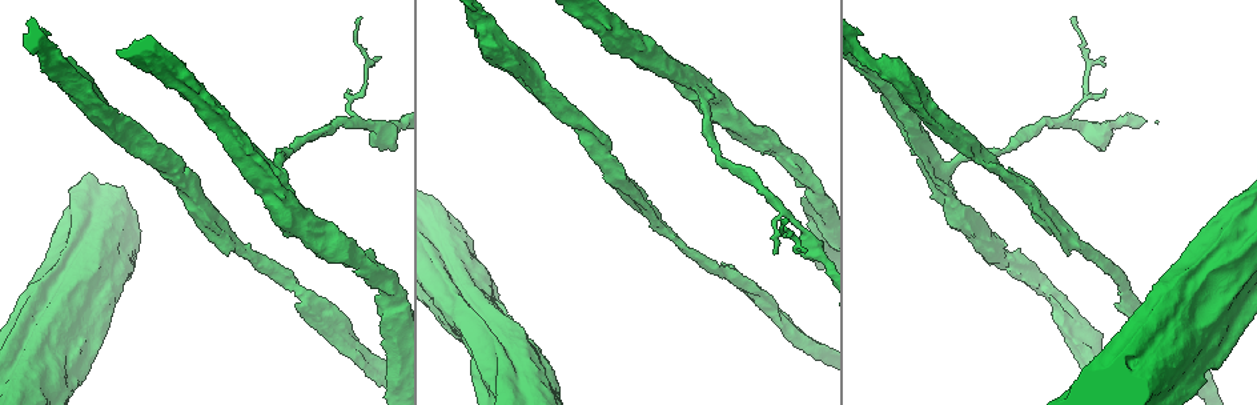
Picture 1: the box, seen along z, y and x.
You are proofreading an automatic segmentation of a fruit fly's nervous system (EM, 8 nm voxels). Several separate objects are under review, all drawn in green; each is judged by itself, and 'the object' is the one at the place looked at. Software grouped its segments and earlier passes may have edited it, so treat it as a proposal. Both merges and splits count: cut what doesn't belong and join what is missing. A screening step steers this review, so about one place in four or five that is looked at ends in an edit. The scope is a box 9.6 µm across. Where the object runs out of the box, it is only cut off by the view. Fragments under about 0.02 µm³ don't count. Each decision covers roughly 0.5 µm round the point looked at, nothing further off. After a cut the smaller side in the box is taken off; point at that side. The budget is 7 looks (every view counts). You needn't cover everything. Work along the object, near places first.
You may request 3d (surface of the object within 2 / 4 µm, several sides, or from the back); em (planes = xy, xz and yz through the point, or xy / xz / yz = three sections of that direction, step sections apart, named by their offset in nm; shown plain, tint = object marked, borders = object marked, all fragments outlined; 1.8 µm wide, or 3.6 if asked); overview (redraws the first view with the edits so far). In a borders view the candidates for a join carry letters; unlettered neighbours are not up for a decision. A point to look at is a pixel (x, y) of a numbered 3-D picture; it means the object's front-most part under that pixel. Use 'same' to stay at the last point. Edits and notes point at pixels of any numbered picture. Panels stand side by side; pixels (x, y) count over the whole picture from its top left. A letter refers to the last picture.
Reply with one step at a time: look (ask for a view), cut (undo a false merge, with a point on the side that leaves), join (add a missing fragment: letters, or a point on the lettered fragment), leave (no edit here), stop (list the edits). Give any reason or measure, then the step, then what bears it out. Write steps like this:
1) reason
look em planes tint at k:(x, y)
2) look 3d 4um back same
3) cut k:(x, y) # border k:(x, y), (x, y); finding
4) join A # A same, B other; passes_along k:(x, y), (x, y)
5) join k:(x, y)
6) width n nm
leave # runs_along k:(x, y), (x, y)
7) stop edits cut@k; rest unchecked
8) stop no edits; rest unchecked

thick end
look 3d 4um at 1:(27, 303)

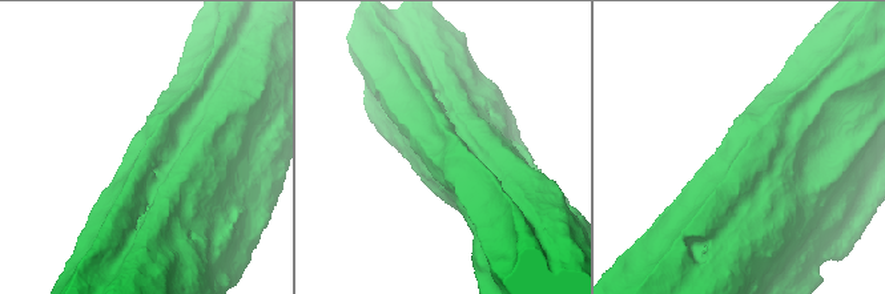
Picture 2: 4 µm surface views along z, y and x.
look em 3.6um xz step 4 tint at 2:(450, 126)

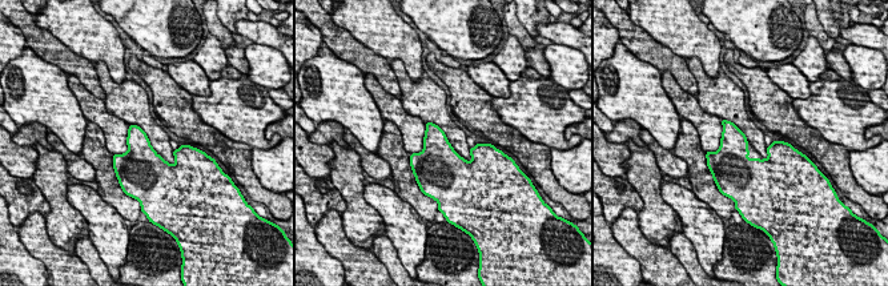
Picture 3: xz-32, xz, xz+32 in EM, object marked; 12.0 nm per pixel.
cut it another way
look em 3.6um planes borders same

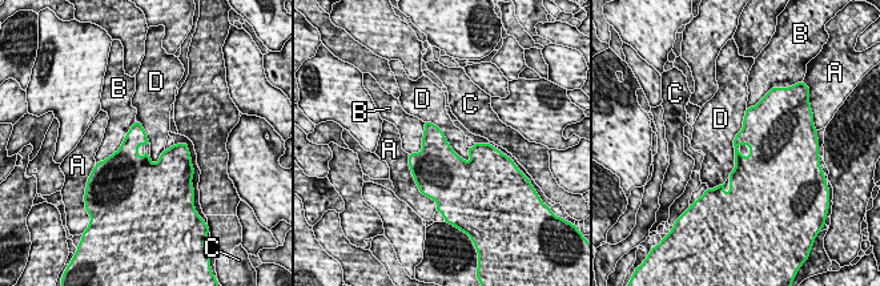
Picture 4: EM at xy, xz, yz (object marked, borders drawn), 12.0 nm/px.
leave # A other, B other, C other, D other; border 4:(425, 121), (441, 131), (459, 157); none of them fits

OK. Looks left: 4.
an open end
look 3d 2um back at 1:(757, 286)

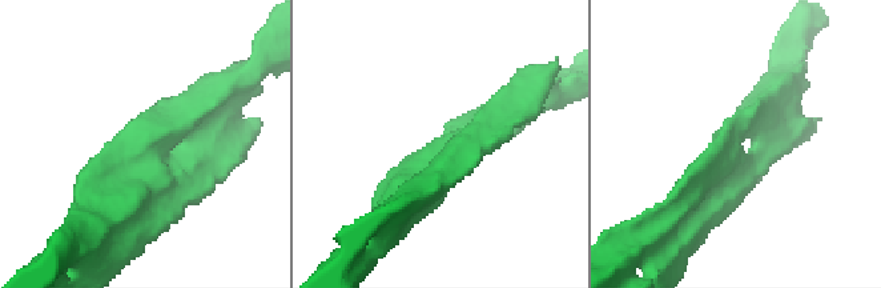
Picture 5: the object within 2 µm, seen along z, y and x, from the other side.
look em 3.6um planes borders at 5:(149, 118)

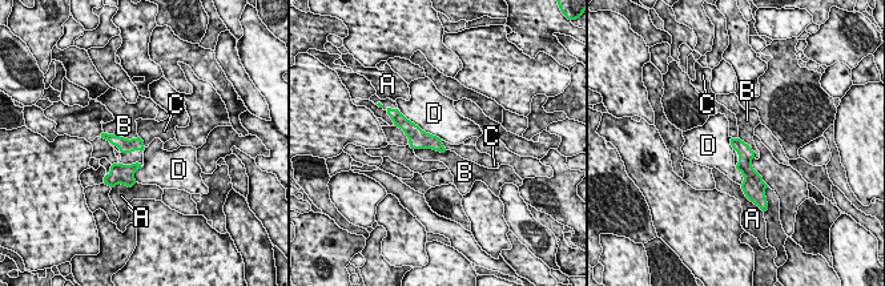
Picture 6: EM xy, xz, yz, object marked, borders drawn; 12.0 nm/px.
leave # A other, B other, C other, D other; none of them fits

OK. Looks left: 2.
thin end
look 3d 2um at 1:(1104, 90)

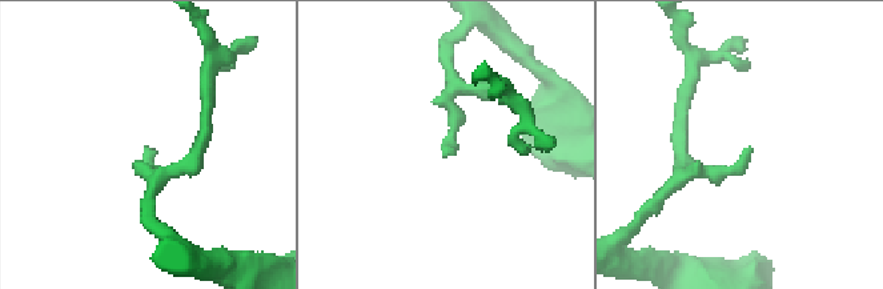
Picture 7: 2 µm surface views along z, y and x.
look em yz step 16 borders at 7:(452, 155)

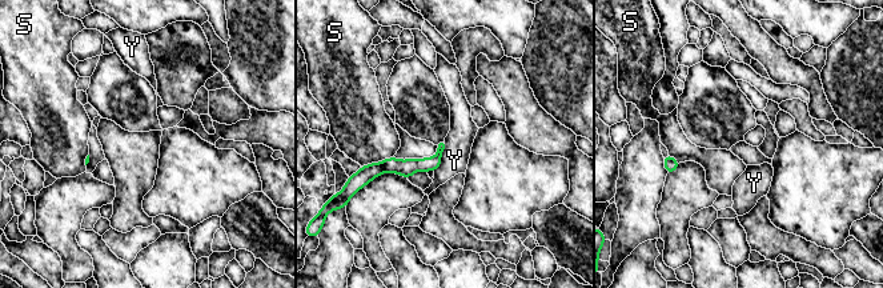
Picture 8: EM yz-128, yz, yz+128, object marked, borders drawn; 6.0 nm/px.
leave # S other, Y other; border 8:(445, 139), (441, 164), (434, 171); no lettered fragment goes on from it

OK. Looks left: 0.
stop no edits; rest unchecked

